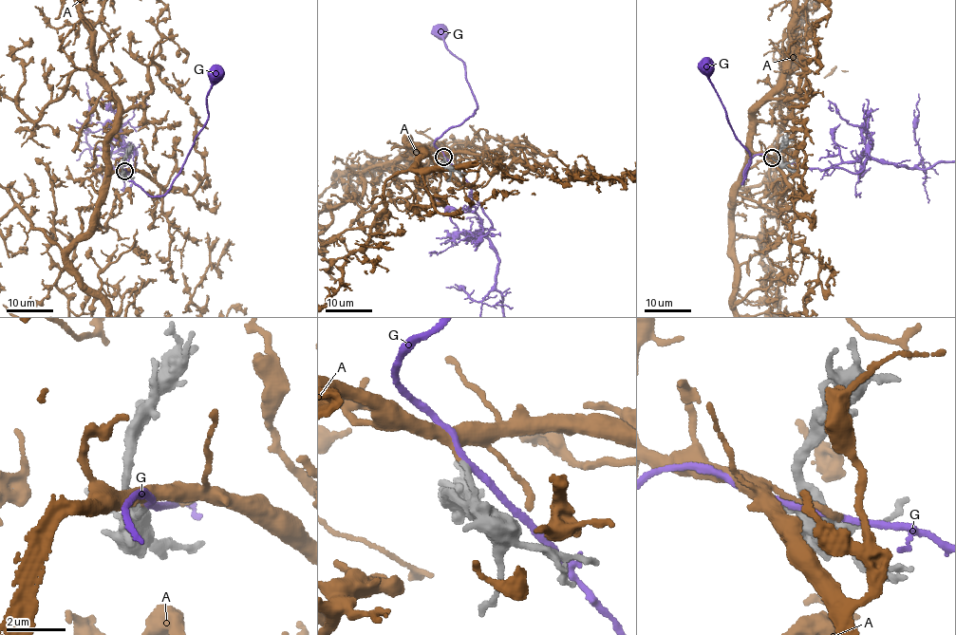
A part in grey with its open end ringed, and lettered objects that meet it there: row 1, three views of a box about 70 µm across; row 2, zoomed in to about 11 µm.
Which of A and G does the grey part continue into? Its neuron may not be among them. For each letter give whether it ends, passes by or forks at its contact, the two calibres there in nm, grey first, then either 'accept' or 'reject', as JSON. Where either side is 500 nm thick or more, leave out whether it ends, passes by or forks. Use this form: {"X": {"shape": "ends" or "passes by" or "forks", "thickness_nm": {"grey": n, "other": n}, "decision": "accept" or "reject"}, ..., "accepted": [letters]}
{"A": {"shape": "passes by", "thickness_nm": {"grey": 190, "other": 240}, "decision": "accept"}, "G": {"shape": "passes by", "thickness_nm": {"grey": 190, "other": 200}, "decision": "reject"}, "accepted": ["A"]}

